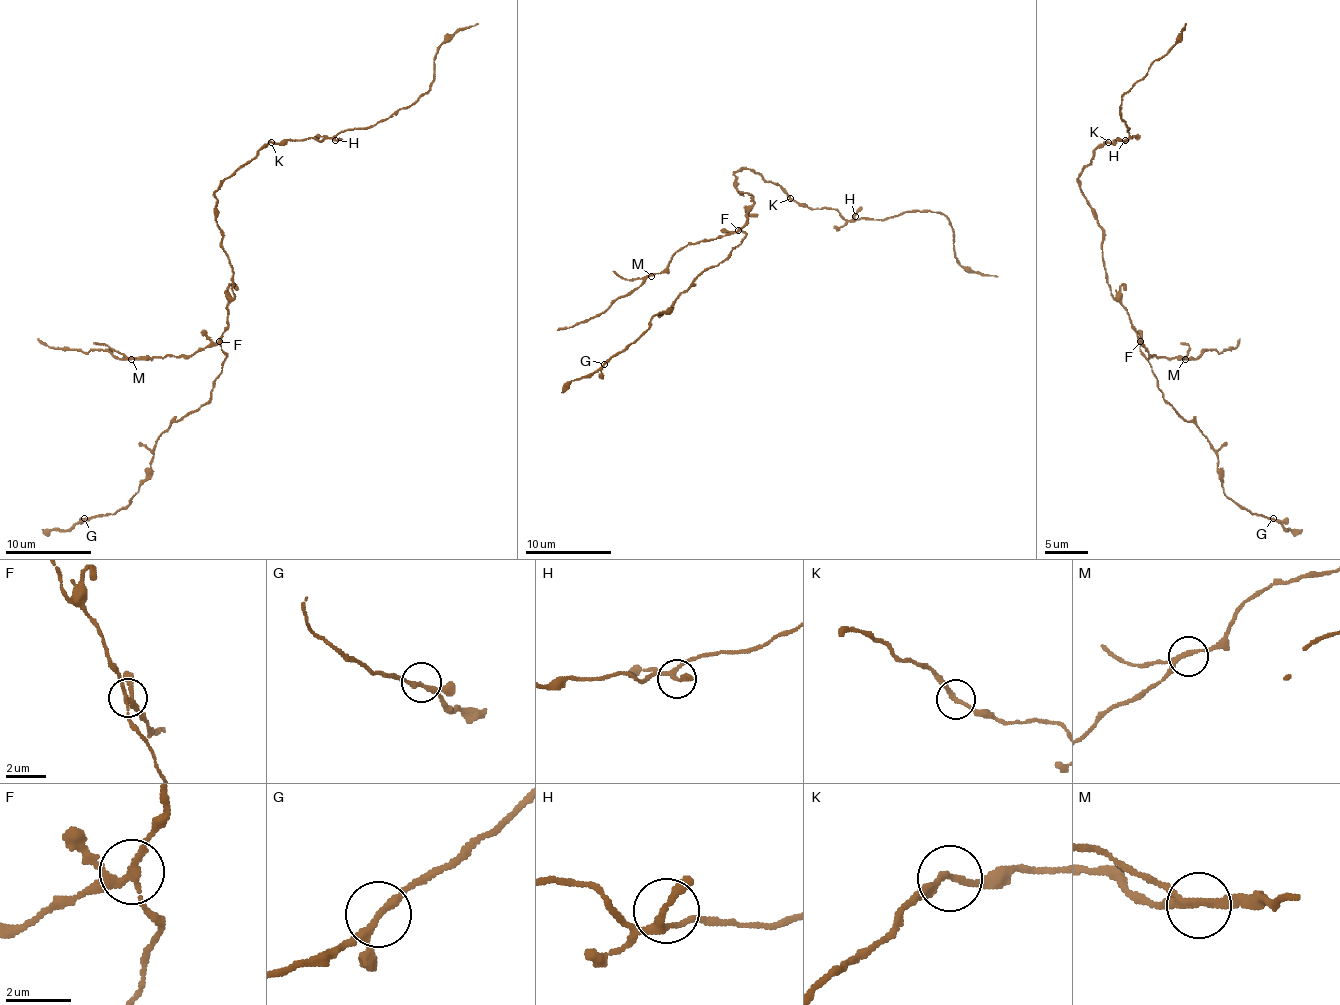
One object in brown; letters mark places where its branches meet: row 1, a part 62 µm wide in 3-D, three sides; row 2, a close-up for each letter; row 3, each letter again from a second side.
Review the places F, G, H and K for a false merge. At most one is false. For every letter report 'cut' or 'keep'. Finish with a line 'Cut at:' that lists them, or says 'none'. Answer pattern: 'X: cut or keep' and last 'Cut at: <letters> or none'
F: cut
G: keep
H: keep
K: keep
Cut at: F

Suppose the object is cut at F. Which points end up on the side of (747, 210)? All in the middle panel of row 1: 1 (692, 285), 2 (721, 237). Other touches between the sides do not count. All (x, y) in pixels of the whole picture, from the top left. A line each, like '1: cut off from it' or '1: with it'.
1: with it
2: cut off from it

